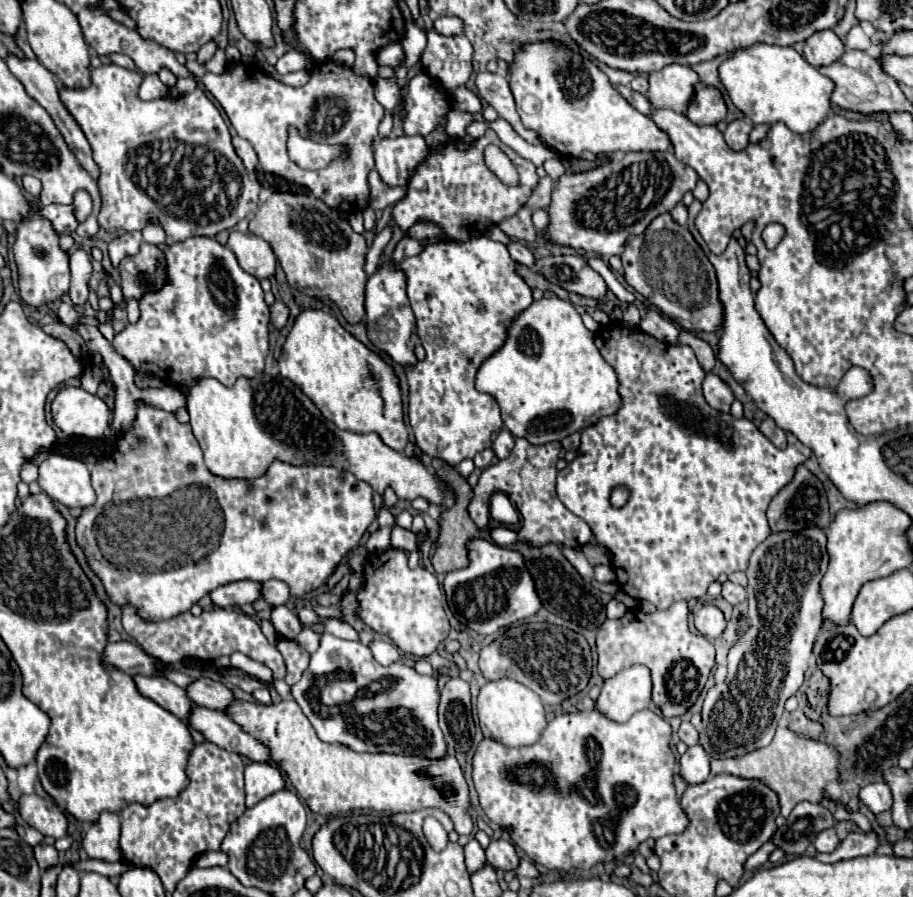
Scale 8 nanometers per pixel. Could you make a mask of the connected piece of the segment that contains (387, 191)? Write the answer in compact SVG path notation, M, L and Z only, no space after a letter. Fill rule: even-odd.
M378 172L368 174L368 186L370 186L370 208L374 210L384 210L404 196L404 188L390 188L380 180Z

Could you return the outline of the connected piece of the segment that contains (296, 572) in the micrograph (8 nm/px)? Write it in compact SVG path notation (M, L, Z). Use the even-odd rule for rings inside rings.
M140 406L134 426L118 436L114 454L108 460L98 462L92 468L92 486L96 490L98 500L96 500L94 506L84 508L82 516L78 518L76 538L78 538L78 542L82 538L82 546L84 546L84 552L88 556L88 562L96 570L96 574L102 578L102 584L104 584L108 596L118 606L130 602L132 606L136 606L140 610L140 616L146 618L146 620L174 618L180 612L190 610L192 604L196 604L200 598L204 598L206 594L210 594L218 586L230 584L230 582L236 582L236 580L266 582L270 578L276 578L276 580L282 580L290 586L292 596L302 596L306 592L312 592L312 590L320 588L332 576L334 568L342 562L342 558L352 548L358 546L358 542L366 534L368 526L376 518L370 484L356 480L350 472L340 472L338 468L290 466L290 464L284 464L284 462L274 462L264 476L254 478L254 480L224 480L224 478L218 478L206 468L206 464L202 460L202 450L200 450L192 430L190 430L190 424L180 424L174 418L174 414L158 410L158 408L150 408L150 406Z

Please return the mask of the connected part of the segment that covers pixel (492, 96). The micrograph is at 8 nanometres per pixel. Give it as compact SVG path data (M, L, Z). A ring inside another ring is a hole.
M478 72L476 76L476 90L478 90L478 96L482 100L486 100L496 112L500 118L504 118L506 122L510 122L514 126L514 130L530 144L536 144L540 142L538 140L538 134L532 132L532 130L526 130L518 118L518 112L514 108L514 98L512 98L512 92L510 92L510 86L508 86L508 80L500 74L492 74L492 72Z

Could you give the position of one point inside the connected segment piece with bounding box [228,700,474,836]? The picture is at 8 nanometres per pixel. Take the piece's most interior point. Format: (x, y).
(331, 779)

